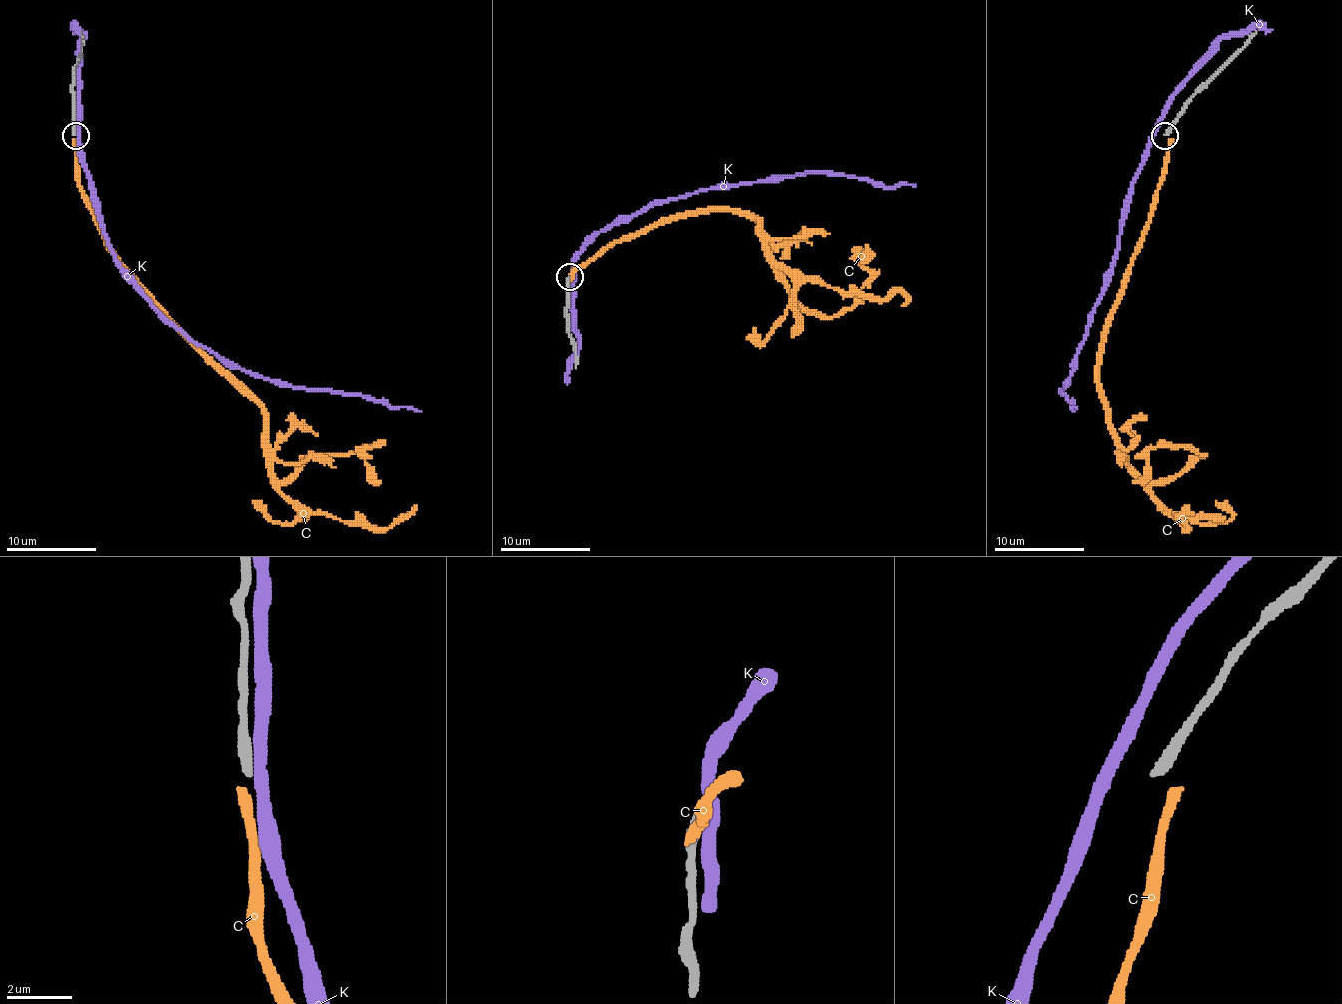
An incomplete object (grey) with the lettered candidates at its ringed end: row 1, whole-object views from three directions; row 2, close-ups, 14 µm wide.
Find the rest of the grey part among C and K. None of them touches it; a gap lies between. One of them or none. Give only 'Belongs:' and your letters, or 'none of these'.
Belongs: none of these

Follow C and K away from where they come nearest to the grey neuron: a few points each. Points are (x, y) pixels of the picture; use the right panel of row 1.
C: (1168, 139), (1106, 332), (1099, 395), (1144, 478), (1168, 480), (1204, 456), (1159, 444), (1133, 483)
K: (1157, 130), (1133, 184), (1110, 280), (1092, 310), (1072, 370), (1061, 388), (1074, 411)

